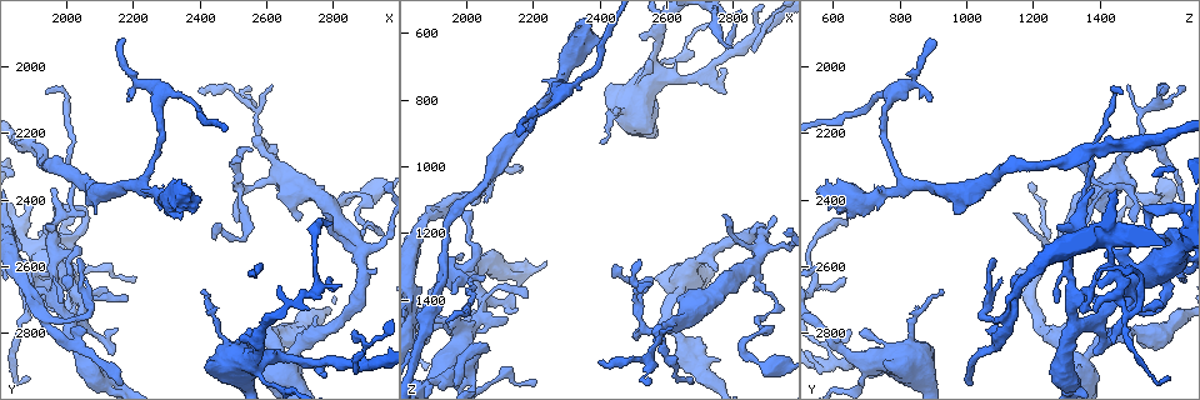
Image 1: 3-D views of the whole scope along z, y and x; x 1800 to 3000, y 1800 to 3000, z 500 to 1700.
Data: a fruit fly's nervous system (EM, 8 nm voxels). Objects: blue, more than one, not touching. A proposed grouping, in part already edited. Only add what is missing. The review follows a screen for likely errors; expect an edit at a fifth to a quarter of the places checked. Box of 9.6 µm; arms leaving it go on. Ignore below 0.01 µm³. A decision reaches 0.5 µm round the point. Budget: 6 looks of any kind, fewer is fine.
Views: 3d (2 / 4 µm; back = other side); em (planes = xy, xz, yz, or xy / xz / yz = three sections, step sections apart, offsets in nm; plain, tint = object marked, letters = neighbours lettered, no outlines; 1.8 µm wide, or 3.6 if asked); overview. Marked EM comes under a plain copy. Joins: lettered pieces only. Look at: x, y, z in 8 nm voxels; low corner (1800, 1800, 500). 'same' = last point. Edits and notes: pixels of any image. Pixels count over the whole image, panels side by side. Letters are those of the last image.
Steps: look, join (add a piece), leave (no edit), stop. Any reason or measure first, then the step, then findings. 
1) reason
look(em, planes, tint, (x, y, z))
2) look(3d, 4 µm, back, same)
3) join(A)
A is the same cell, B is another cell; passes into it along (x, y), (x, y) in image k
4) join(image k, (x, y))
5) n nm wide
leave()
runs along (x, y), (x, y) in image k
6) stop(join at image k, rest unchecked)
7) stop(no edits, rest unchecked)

an open end
look(em, planes, letters, (2920, 2620, 1160))

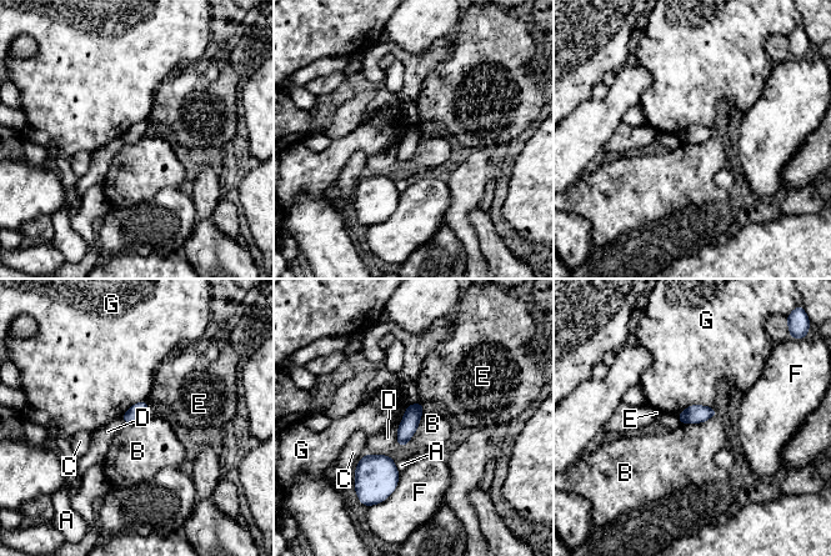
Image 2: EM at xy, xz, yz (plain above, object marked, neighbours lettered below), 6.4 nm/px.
leave()
A, B, C, D, E, F and G are other cells; border along (424, 407), (420, 424), (406, 444) in image 2; none of them fits

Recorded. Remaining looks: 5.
look(em, planes, letters, (2880, 2510, 1360))

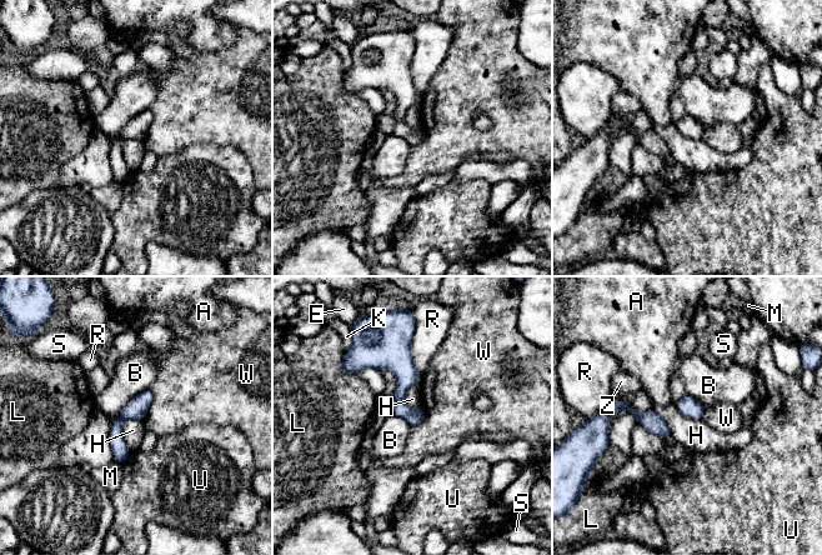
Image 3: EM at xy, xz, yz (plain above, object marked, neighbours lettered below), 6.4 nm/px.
110 nm wide
leave()
A, B, E, H, K, L, M, R, S, U, W and Z are other cells; border along (141, 419), (123, 425), (130, 451) in image 3; no lettered piece goes on from it

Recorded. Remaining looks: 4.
look(em, yz, step 4, letters, (2780, 2930, 710))

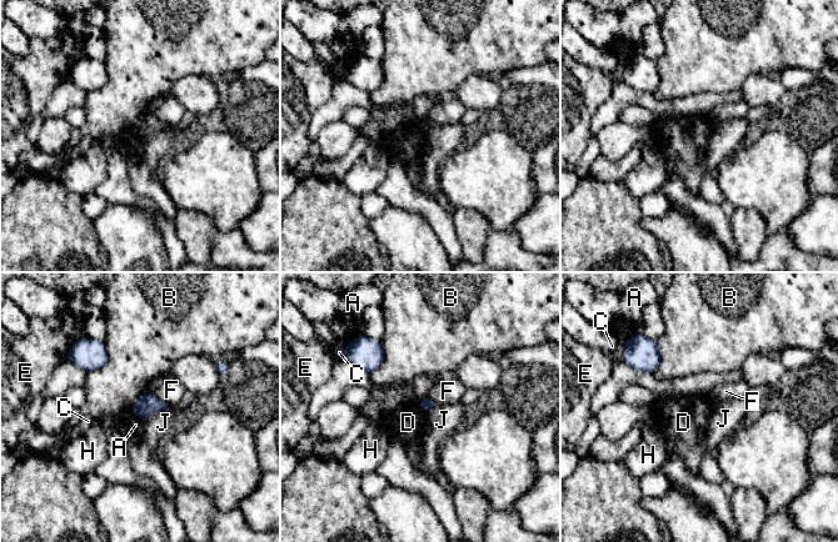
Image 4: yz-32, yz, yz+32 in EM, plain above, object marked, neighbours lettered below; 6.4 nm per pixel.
look(em, xy, step 4, letters, same)

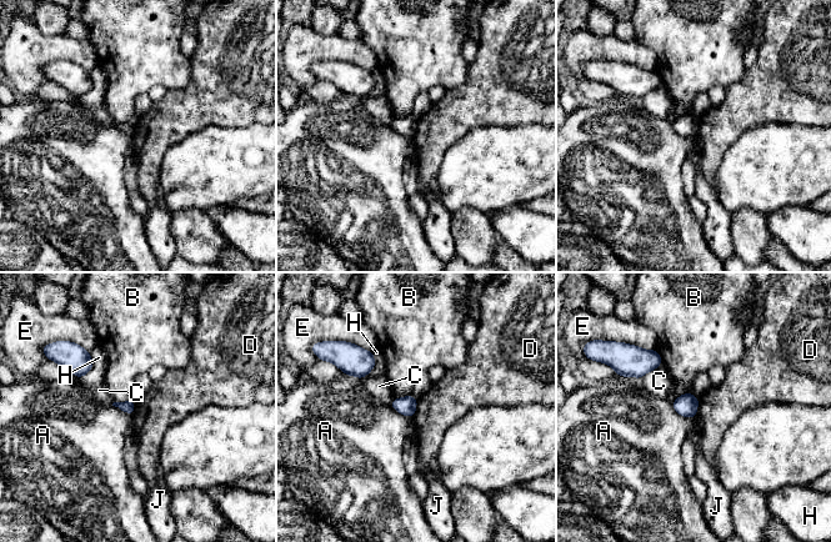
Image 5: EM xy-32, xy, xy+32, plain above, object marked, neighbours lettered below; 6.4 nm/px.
H touches over 200 nm
leave()
A, B, C, D, E, H and J are other cells; no lettered piece goes on from it

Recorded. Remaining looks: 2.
stop(no edits, rest unchecked)

